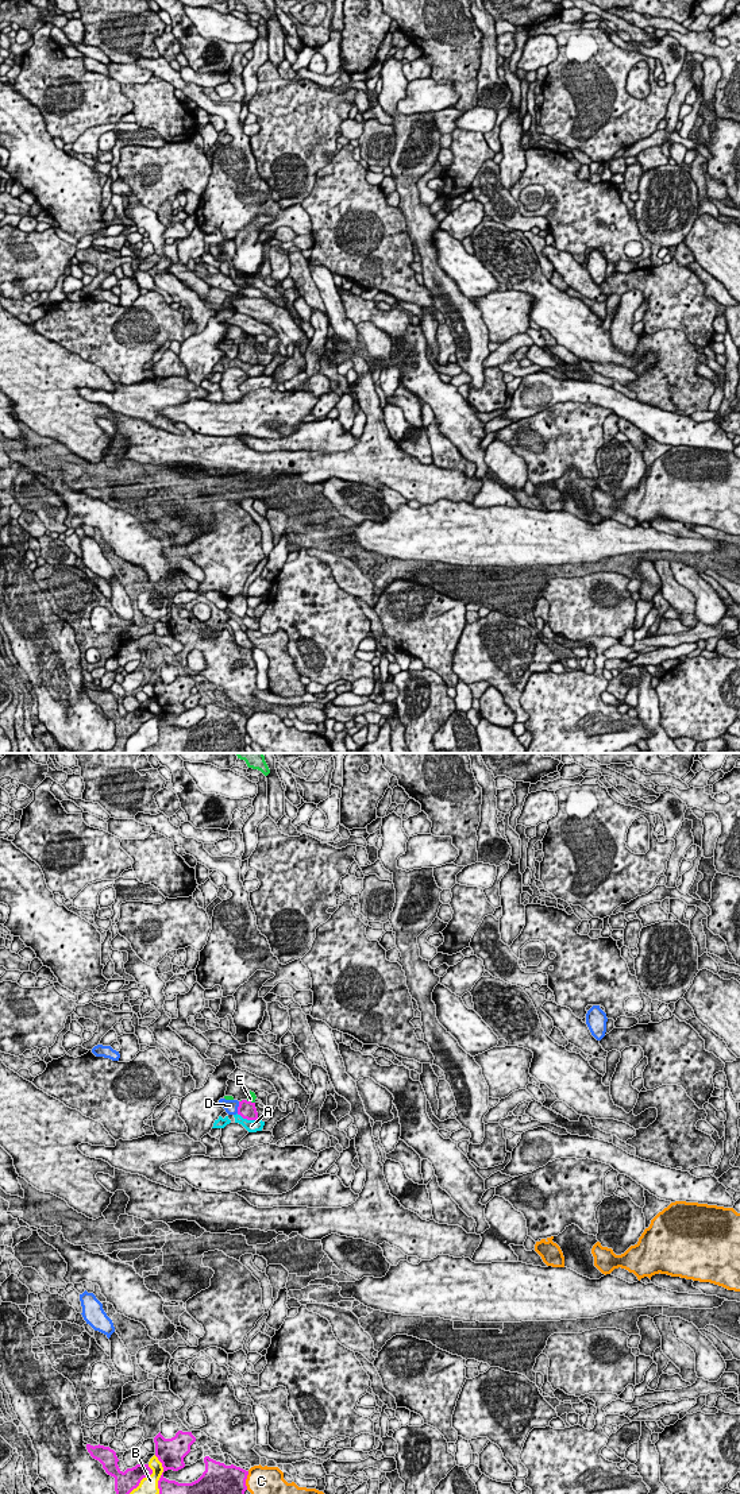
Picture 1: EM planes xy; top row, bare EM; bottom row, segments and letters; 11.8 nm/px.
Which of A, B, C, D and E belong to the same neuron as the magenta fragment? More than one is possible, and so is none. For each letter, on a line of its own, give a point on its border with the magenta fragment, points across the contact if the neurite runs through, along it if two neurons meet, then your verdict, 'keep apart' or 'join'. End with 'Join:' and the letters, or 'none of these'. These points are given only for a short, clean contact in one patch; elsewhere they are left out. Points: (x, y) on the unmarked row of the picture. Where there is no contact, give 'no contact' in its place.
A: contact xy (247, 363); border xy (236, 358), (257, 365); keep apart
B: contact xy (158, 728); keep apart
C: contact xy (245, 725); keep apart
D: contact xy (238, 351); keep apart
E: contact xy (250, 346); way xy (246, 354), (250, 346), (253, 340); join
Join: E

